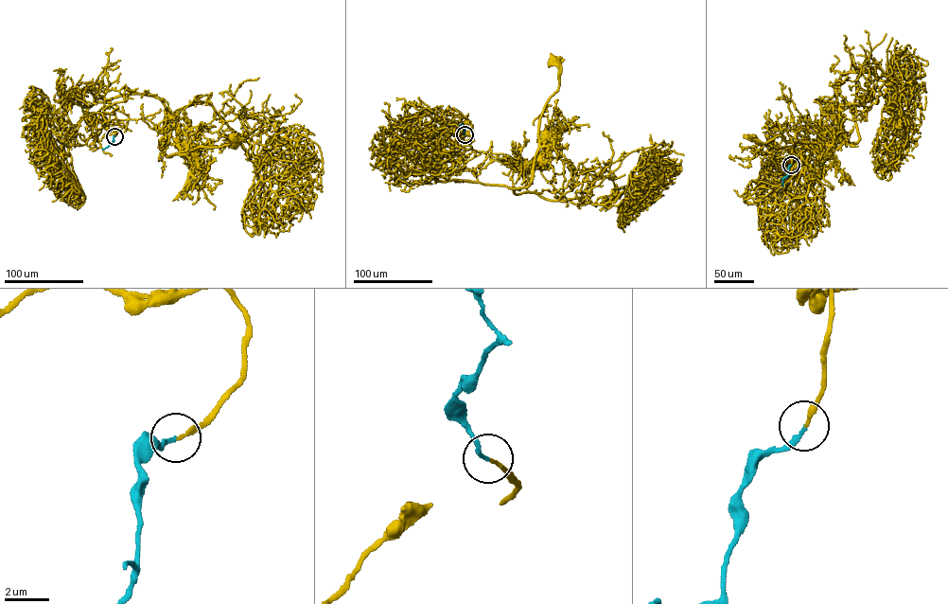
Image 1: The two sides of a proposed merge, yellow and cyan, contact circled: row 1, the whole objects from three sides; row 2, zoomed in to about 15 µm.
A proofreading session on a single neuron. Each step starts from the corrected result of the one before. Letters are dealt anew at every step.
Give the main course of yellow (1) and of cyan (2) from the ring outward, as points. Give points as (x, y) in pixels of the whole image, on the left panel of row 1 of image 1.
1: (114, 136), (102, 114), (87, 109), (137, 94), (165, 105), (166, 156), (233, 148), (235, 138)
2: (114, 136), (111, 144), (102, 150)

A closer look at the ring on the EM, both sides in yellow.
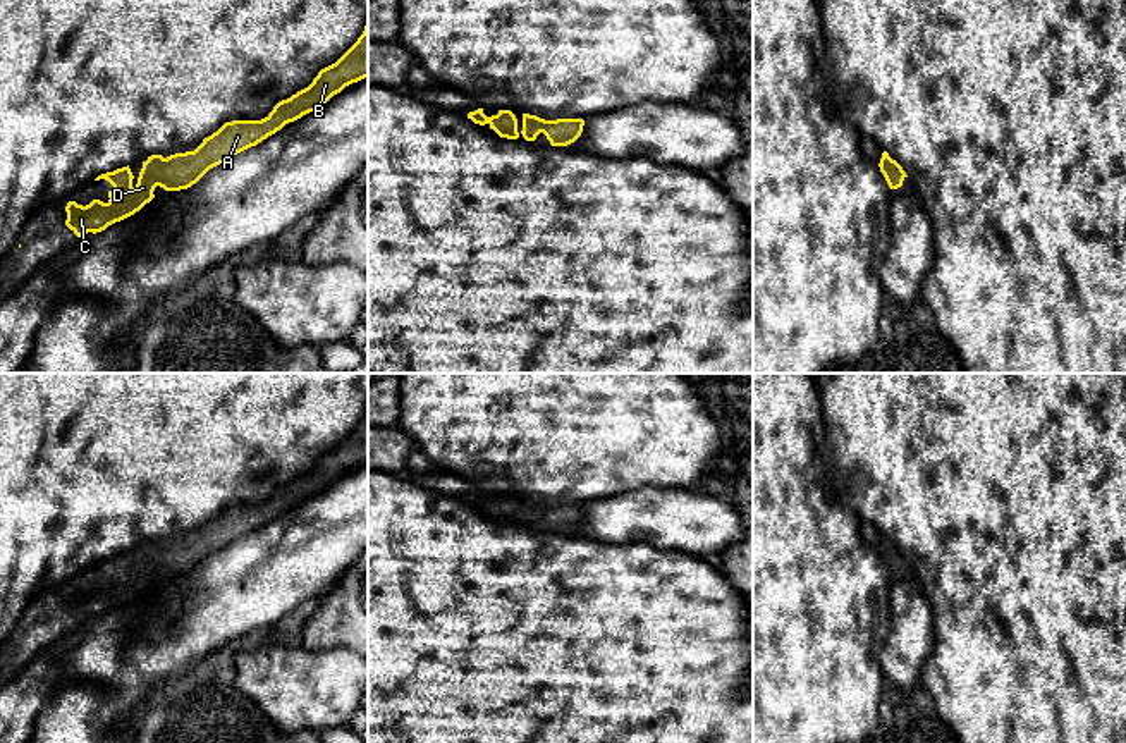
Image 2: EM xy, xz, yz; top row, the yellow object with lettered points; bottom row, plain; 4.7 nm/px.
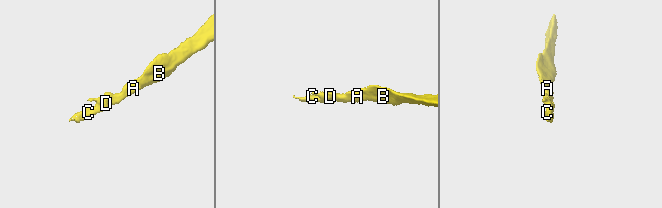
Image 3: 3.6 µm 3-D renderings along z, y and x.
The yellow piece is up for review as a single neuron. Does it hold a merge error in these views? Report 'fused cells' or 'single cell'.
single cell

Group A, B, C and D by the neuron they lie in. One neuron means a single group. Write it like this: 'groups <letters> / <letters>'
groups A B C D

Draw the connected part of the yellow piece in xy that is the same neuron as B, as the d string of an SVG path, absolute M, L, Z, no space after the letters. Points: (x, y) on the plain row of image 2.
M368 406L358 427L335 449L321 454L308 473L278 487L265 504L225 507L217 518L205 523L194 537L175 538L167 543L162 540L148 542L136 571L129 550L98 561L95 566L105 564L113 571L108 576L110 585L107 588L93 585L86 592L69 586L65 611L77 623L88 617L101 617L150 588L155 583L156 571L165 576L191 573L210 554L256 531L285 509L315 497L346 471L364 463L368 463Z

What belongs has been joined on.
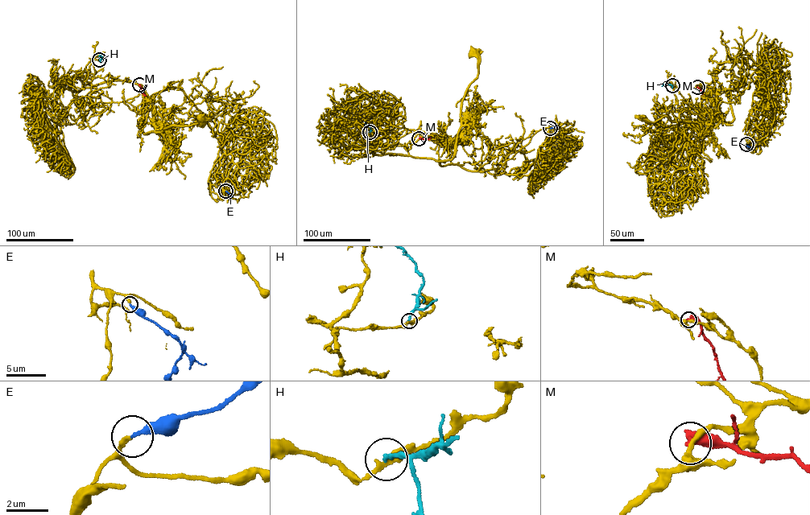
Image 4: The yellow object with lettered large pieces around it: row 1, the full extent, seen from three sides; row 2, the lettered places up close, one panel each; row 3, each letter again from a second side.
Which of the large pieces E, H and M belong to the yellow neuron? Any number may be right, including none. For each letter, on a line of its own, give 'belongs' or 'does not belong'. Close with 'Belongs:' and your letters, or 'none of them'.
E: belongs
H: does not belong
M: does not belong
Belongs: E

